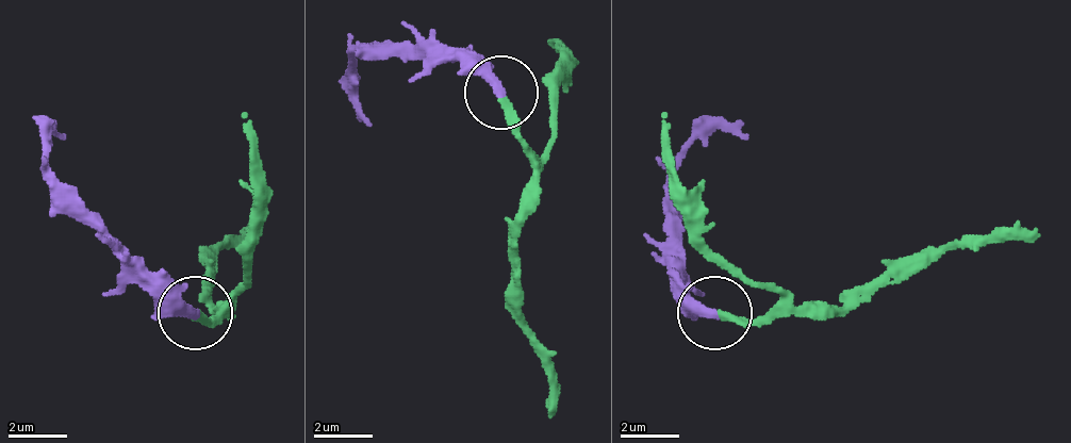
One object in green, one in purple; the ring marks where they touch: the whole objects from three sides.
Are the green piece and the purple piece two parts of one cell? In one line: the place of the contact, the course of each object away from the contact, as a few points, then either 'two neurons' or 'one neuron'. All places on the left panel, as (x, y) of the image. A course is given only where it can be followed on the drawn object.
place (195, 312); course green (193, 311), (223, 311), (208, 266), (237, 236), (245, 236); course purple (193, 311), (155, 281), (52, 170), (45, 133), (67, 141); one neuron

